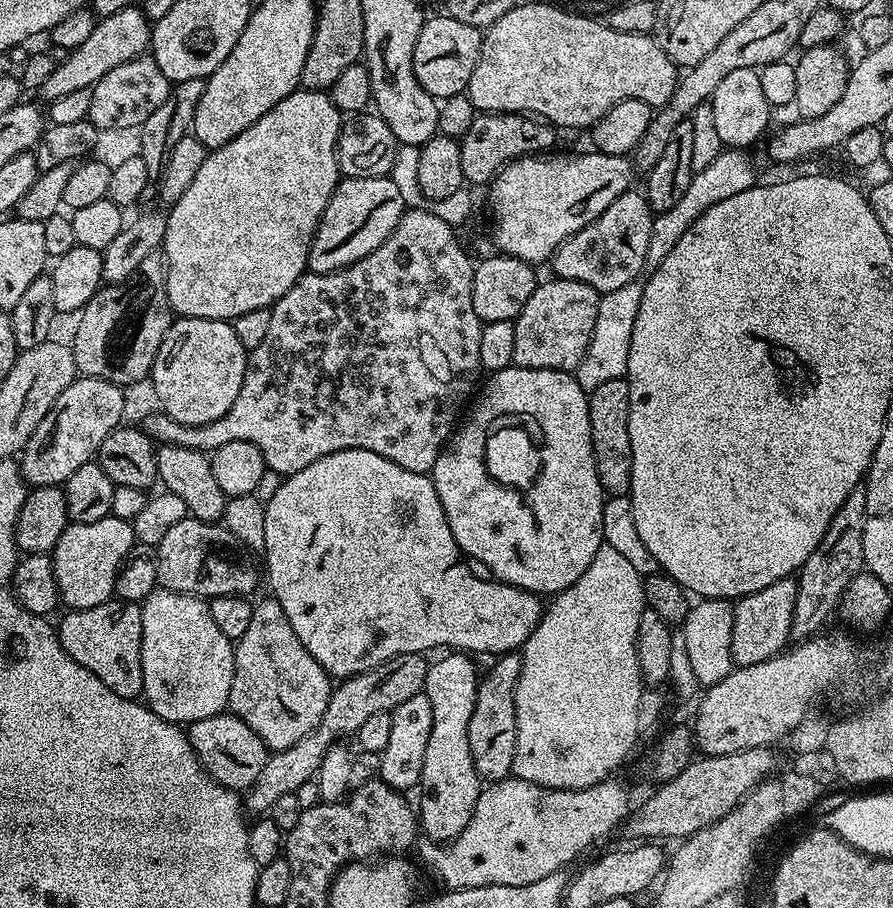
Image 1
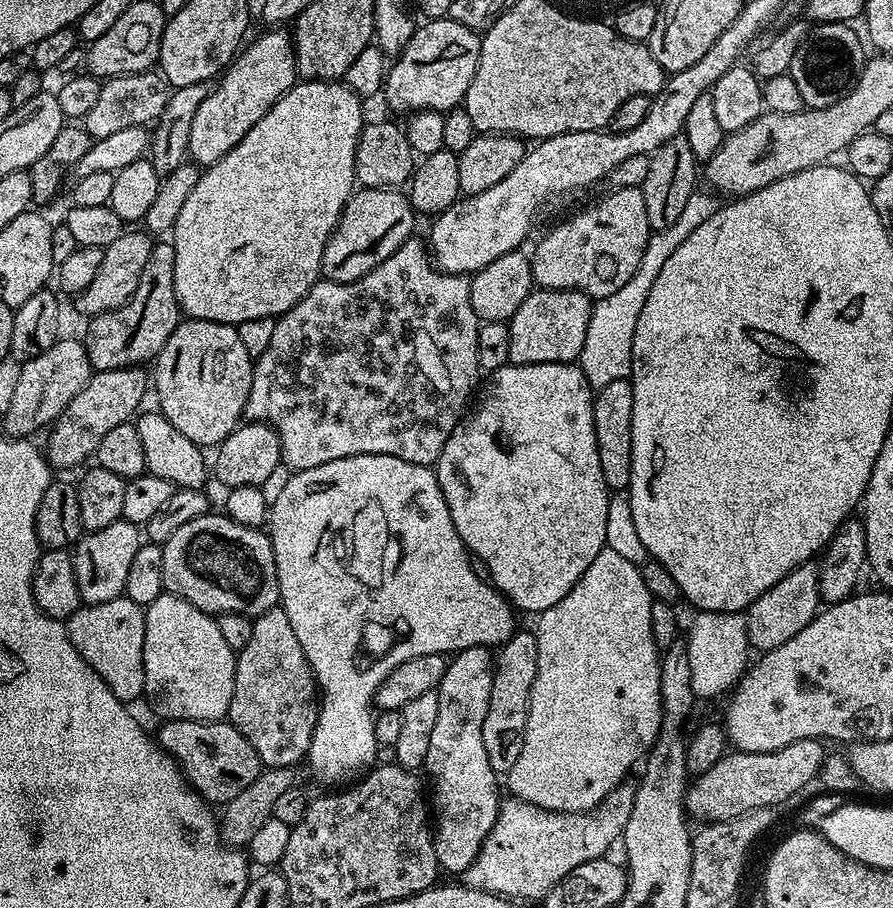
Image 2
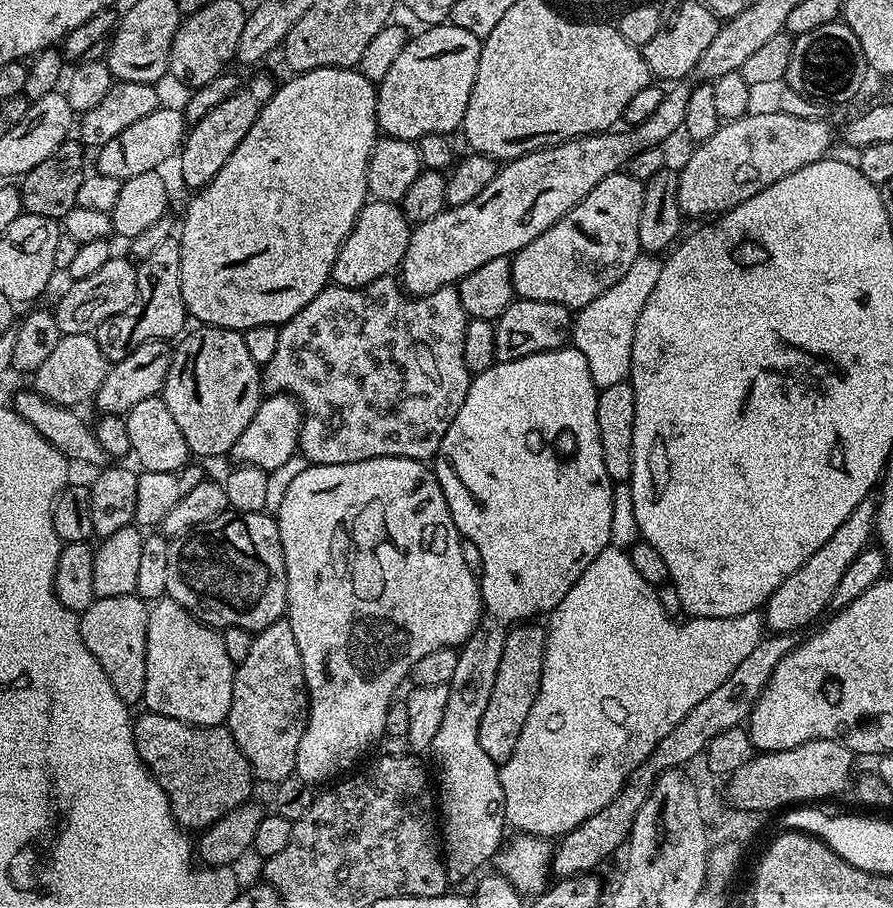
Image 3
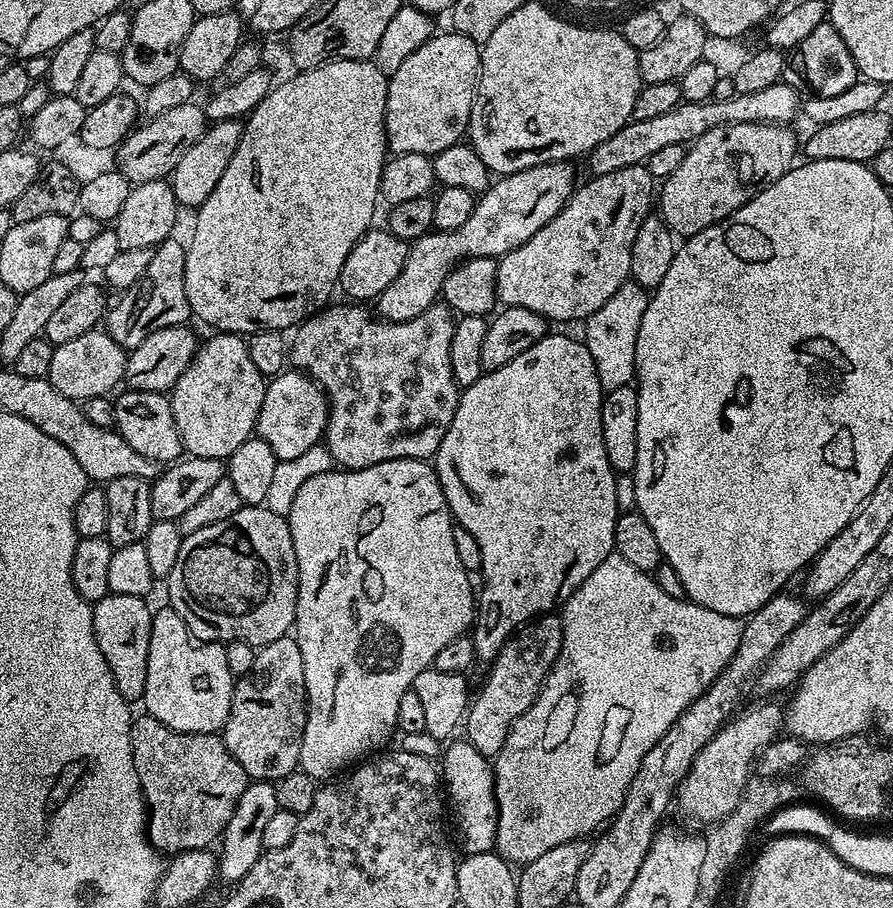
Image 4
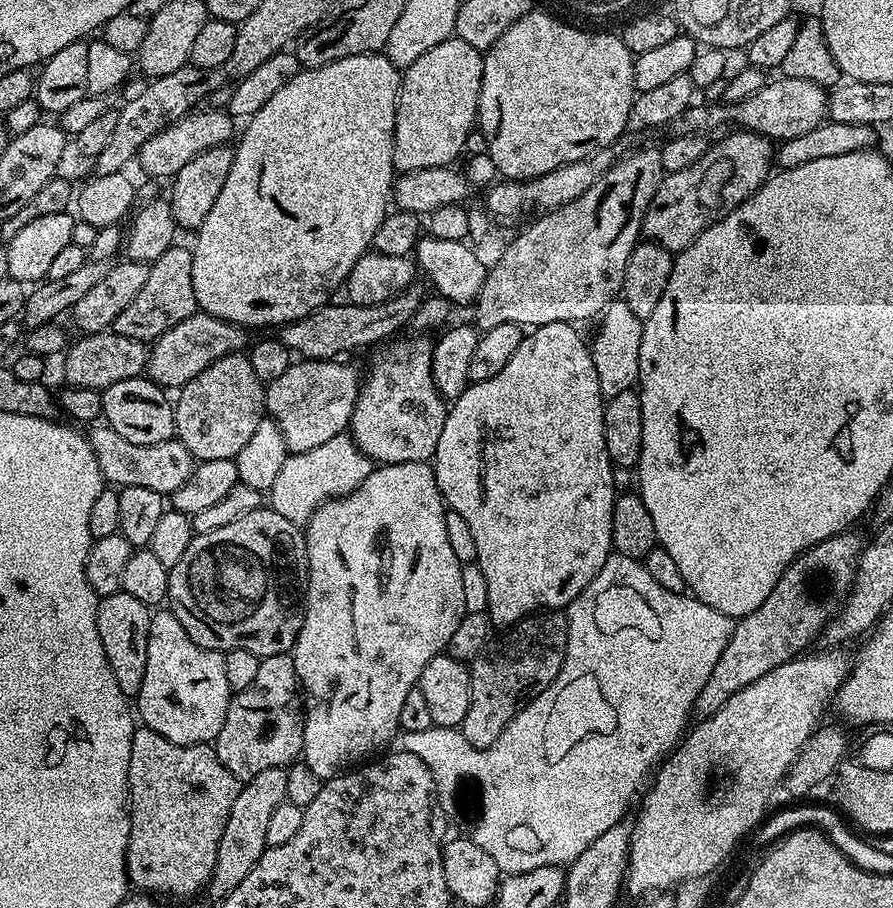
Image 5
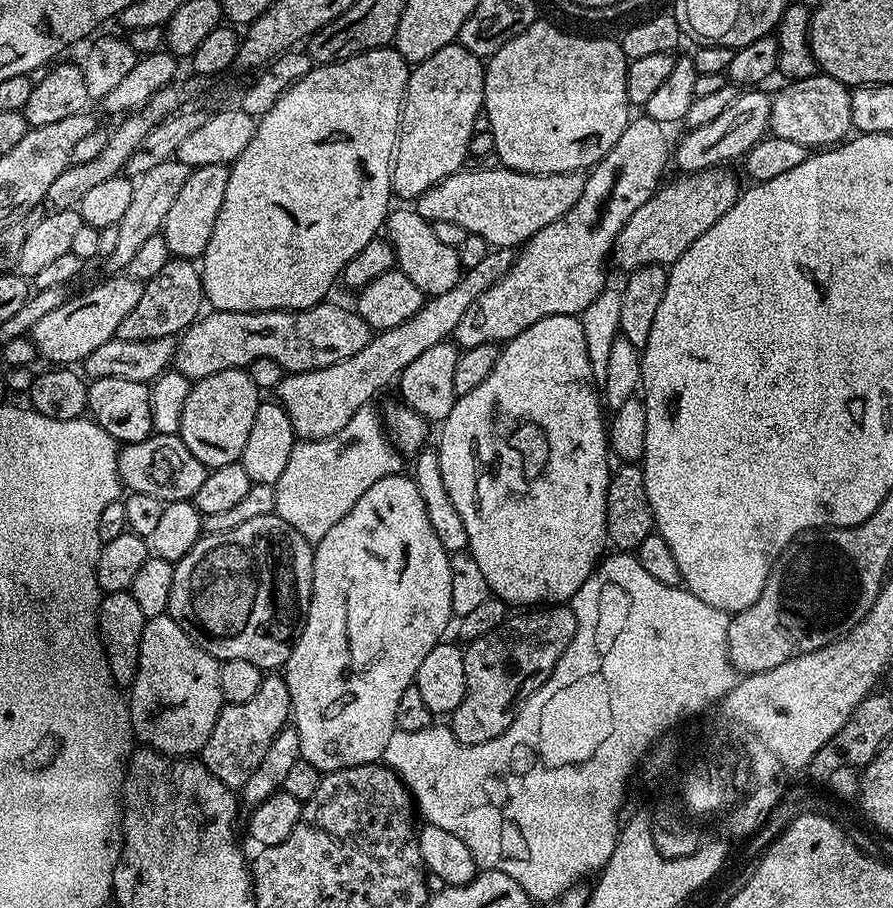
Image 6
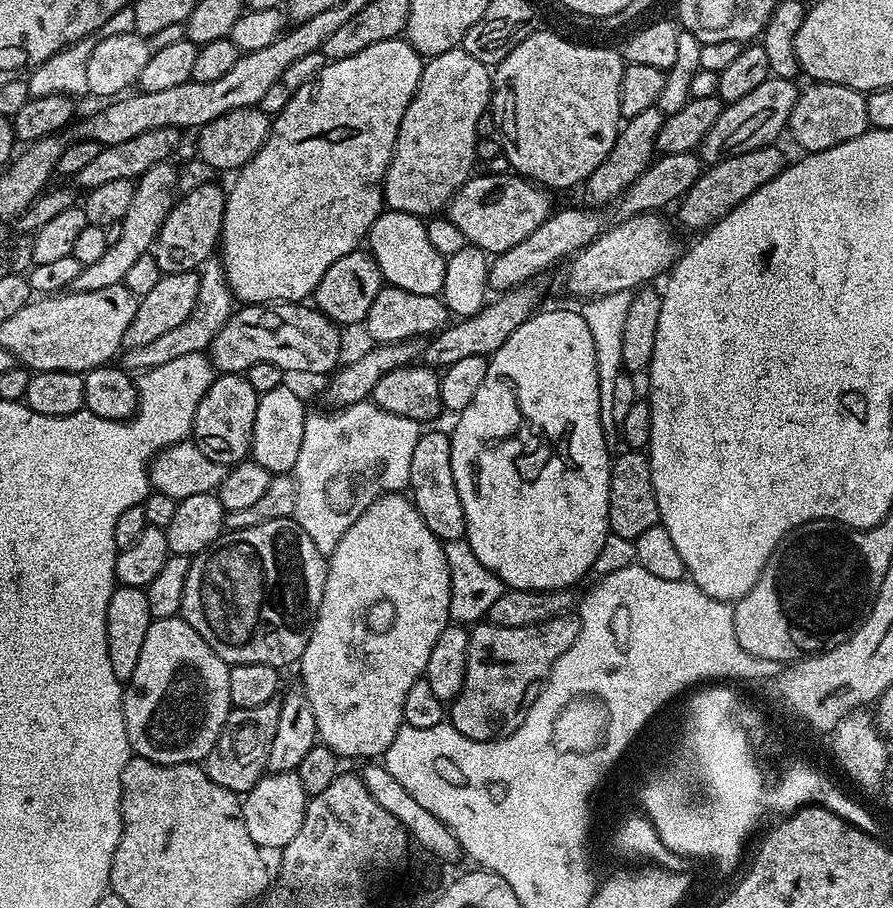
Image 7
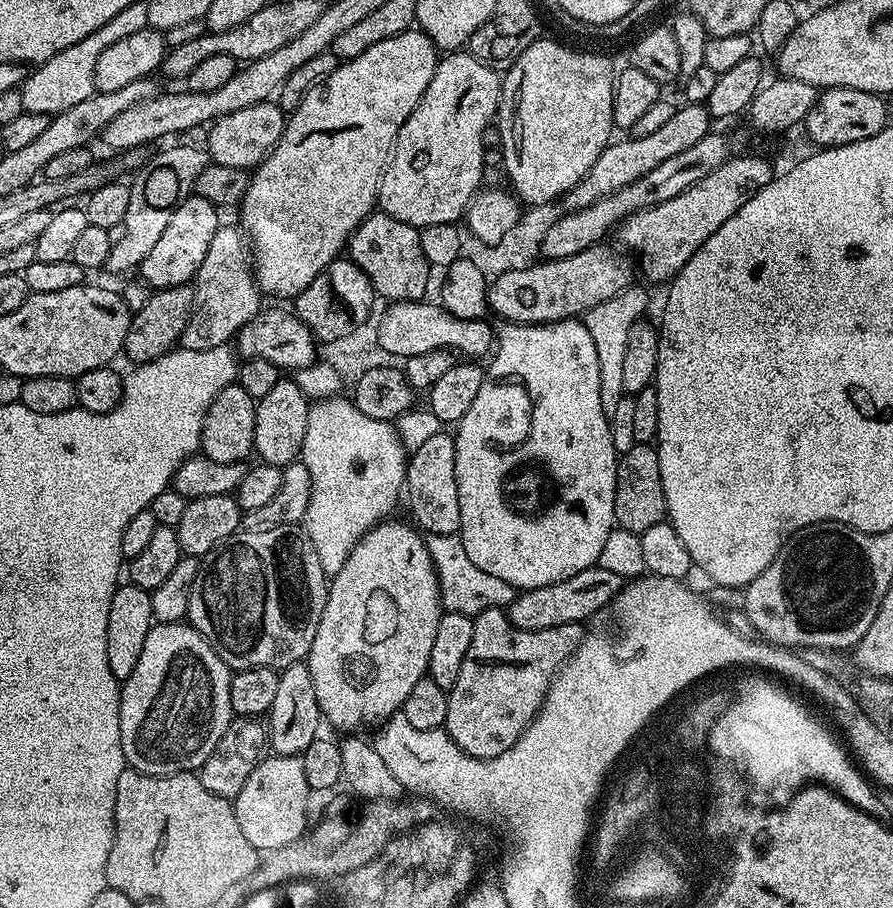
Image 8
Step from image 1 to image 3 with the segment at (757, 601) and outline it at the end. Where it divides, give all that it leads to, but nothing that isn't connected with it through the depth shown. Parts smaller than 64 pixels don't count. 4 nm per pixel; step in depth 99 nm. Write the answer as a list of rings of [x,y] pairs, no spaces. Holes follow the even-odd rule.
[[[869,498],[858,502],[854,506],[854,514],[830,534],[826,546],[818,550],[818,554],[810,554],[810,558],[770,594],[767,604],[762,609],[762,615],[767,631],[772,634],[796,634],[799,628],[804,628],[807,624],[812,624],[816,619],[819,621],[825,615],[824,607],[835,601],[838,582],[842,582],[842,574],[846,574],[846,569],[858,554],[869,547],[876,531],[876,505],[875,499]]]

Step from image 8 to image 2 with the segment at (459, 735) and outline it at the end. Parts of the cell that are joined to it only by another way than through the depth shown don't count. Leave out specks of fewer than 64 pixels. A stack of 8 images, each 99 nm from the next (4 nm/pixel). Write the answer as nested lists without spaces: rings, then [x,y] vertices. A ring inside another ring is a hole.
[[[532,630],[513,632],[506,643],[499,645],[495,653],[490,706],[486,706],[486,719],[482,722],[482,746],[486,746],[486,758],[490,758],[490,766],[497,774],[508,773],[514,762],[518,762],[518,754],[522,754],[530,686],[534,686],[537,666],[538,642],[535,631]]]

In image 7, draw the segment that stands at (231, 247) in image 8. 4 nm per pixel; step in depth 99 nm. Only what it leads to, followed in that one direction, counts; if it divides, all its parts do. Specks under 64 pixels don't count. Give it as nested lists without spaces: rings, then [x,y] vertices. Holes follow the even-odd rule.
[[[213,258],[206,261],[199,269],[200,289],[198,298],[194,302],[194,310],[190,310],[186,322],[174,326],[167,333],[159,338],[154,338],[146,346],[138,346],[123,353],[123,367],[132,372],[141,372],[146,369],[153,369],[155,366],[162,366],[171,359],[180,358],[185,354],[207,351],[217,336],[222,326],[232,317],[234,311],[234,297],[228,279],[224,276],[224,265],[219,259]]]

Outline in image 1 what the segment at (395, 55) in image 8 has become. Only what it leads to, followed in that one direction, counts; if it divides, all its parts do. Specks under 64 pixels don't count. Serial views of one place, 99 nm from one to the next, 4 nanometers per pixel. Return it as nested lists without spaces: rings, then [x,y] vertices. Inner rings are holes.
[[[297,90],[286,98],[282,98],[278,106],[266,110],[266,114],[262,114],[262,118],[254,122],[254,126],[242,130],[238,138],[226,142],[221,148],[213,148],[209,151],[206,162],[202,162],[198,174],[194,174],[194,182],[190,182],[186,194],[182,194],[182,198],[178,198],[167,213],[168,225],[162,245],[164,277],[166,278],[168,305],[172,307],[177,317],[193,316],[194,318],[231,322],[250,310],[271,308],[278,302],[278,298],[282,298],[282,294],[286,294],[286,290],[290,290],[290,286],[294,286],[294,282],[298,282],[298,278],[304,275],[308,267],[312,239],[318,230],[318,222],[326,210],[326,202],[330,202],[330,194],[334,194],[337,184],[342,179],[340,164],[336,161],[336,139],[340,136],[341,123],[342,113],[334,106],[332,97],[327,91]]]

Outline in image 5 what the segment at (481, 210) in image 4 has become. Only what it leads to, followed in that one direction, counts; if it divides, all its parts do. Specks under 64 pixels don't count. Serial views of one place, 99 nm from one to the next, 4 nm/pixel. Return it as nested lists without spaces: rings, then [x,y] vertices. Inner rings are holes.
[[[413,286],[401,296],[374,306],[329,302],[306,318],[283,325],[279,329],[278,338],[297,357],[306,360],[331,360],[343,357],[343,352],[352,352],[355,348],[371,349],[381,342],[391,341],[399,333],[396,332],[399,328],[407,329],[411,325],[422,299],[422,292],[418,288]]]

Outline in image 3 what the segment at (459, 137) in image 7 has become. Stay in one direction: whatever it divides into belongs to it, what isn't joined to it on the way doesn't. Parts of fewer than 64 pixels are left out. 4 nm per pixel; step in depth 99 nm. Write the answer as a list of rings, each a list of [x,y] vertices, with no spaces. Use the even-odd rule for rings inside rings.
[[[450,22],[425,27],[409,39],[408,44],[394,58],[386,78],[378,81],[376,90],[376,127],[384,136],[418,142],[424,135],[442,135],[447,137],[459,129],[464,122],[466,106],[474,90],[474,78],[478,74],[481,37],[470,34]]]

